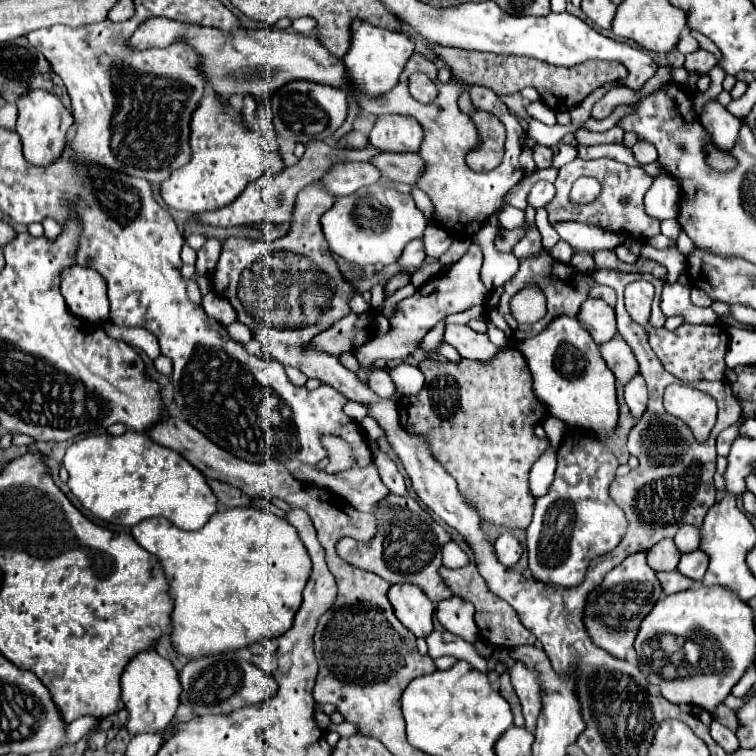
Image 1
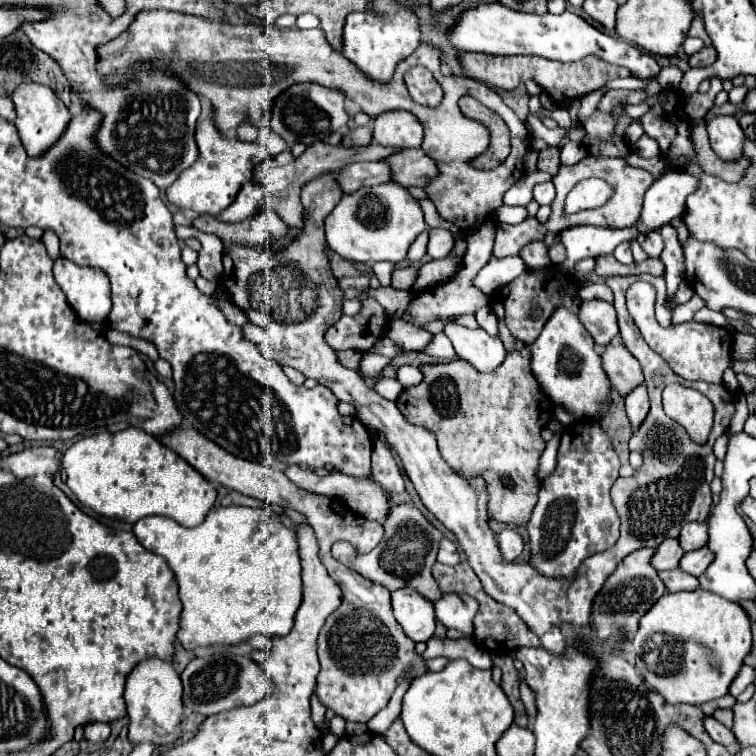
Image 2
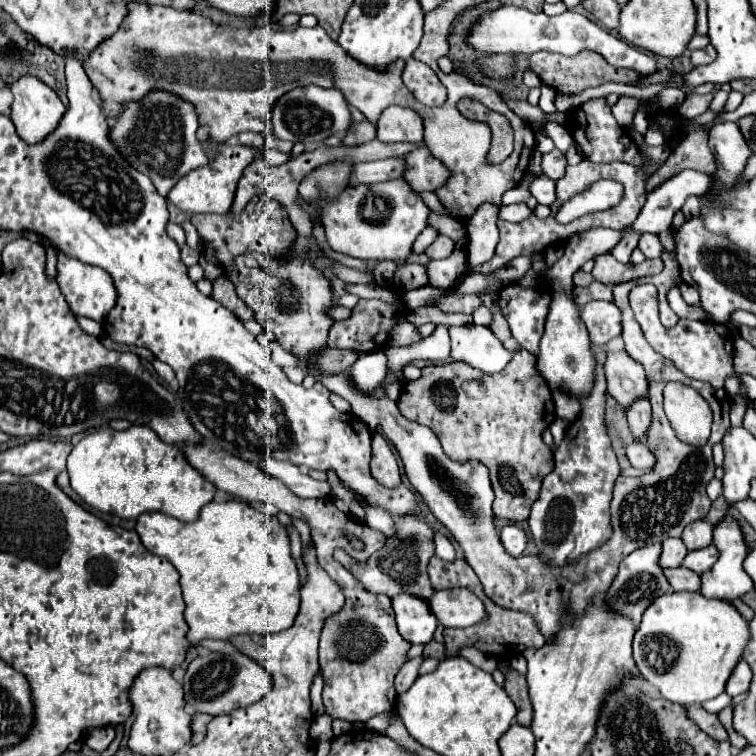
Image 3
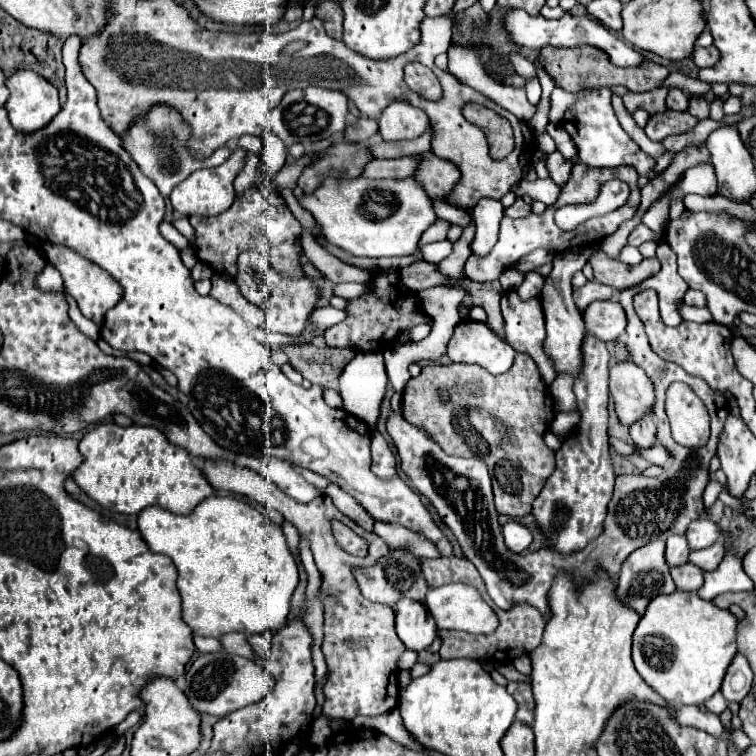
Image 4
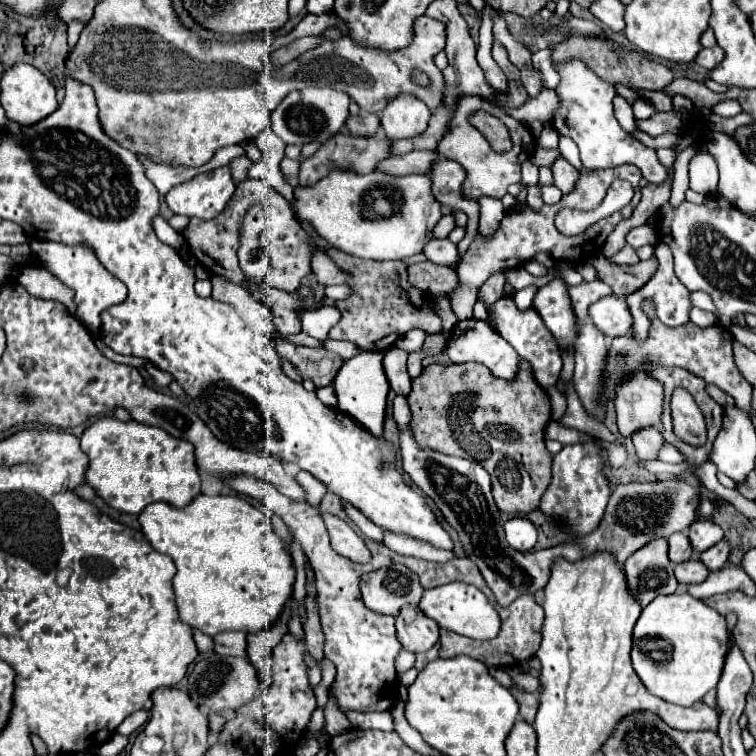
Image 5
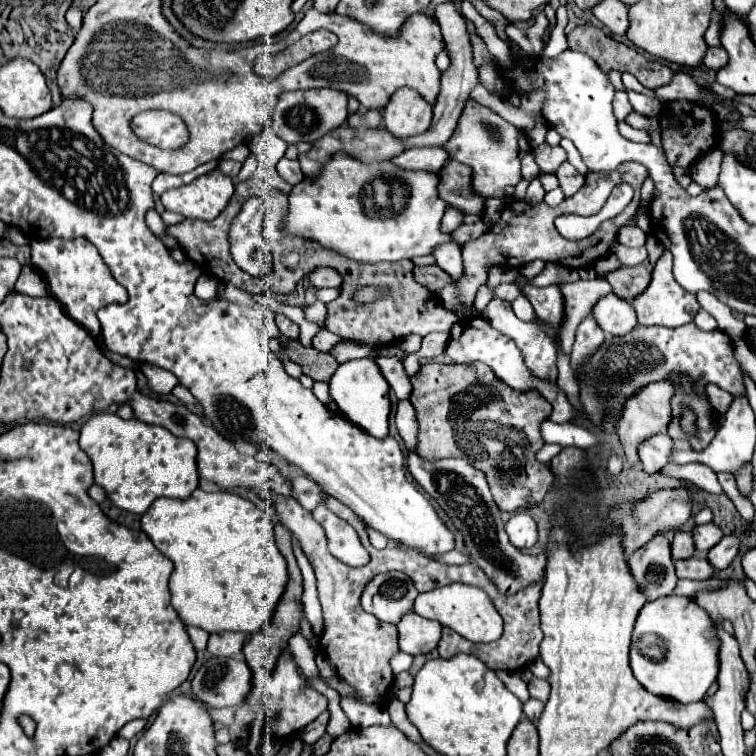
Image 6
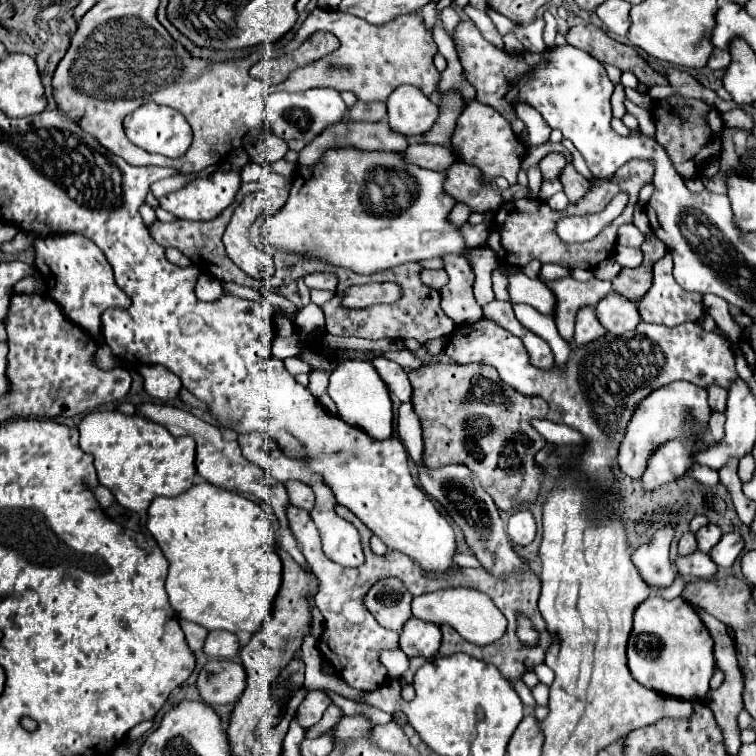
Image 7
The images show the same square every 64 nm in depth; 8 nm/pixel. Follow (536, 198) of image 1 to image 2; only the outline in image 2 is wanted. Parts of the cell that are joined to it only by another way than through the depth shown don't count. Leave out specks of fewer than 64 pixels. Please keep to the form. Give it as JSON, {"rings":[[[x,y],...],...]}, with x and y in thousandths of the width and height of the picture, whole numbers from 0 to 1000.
{"rings":[[[720,241],[720,243],[709,243],[706,246],[706,265],[720,272],[720,270],[728,270],[733,265],[733,243],[730,241]]]}

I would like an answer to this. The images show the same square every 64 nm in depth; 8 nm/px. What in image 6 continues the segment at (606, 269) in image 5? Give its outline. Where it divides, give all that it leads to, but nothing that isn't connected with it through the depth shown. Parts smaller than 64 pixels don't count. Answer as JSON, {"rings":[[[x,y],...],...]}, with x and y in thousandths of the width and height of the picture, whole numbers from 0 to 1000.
{"rings":[[[860,312],[857,320],[854,320],[854,328],[857,328],[857,341],[849,349],[844,349],[844,352],[820,352],[817,357],[810,357],[799,365],[807,373],[815,392],[820,392],[825,397],[833,397],[860,376],[865,349],[873,341],[878,325],[870,320],[870,315]]]}

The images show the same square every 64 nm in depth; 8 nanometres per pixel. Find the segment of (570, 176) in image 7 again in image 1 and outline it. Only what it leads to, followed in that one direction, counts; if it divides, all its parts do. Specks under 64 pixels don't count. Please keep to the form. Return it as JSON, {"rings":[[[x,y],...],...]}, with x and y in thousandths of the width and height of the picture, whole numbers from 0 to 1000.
{"rings":[[[709,190],[704,196],[704,209],[706,209],[706,214],[709,214],[712,222],[728,222],[730,220],[730,198],[725,193]]]}

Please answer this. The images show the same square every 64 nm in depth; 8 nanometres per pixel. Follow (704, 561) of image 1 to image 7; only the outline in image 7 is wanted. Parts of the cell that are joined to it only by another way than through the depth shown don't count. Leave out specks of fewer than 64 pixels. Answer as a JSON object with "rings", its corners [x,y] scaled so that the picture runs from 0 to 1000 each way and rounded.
{"rings":[[[968,704],[968,706],[958,706],[955,714],[939,728],[939,738],[955,749],[955,751],[963,751],[968,749],[968,743],[976,738],[976,733],[981,730],[984,725],[984,717],[979,712],[979,706]]]}

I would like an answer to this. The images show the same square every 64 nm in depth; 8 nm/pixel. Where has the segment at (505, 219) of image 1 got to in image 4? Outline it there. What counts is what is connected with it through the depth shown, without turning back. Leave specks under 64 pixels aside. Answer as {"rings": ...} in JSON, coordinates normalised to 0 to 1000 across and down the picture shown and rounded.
{"rings":[[[685,262],[683,270],[677,270],[677,272],[672,272],[672,275],[667,278],[667,283],[669,283],[672,288],[693,288],[693,286],[698,286],[701,280],[704,280],[701,272],[698,272],[690,262]]]}

